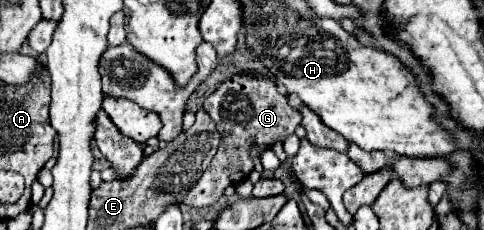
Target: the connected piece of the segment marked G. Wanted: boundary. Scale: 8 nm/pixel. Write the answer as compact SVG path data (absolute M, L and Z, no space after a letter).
M236 74L222 82L204 100L204 110L216 122L218 132L222 134L222 144L200 180L184 196L182 202L190 208L212 206L214 202L218 202L226 186L246 180L254 170L254 160L250 158L252 146L256 146L258 154L262 154L266 148L272 148L276 142L284 142L290 134L294 134L294 128L302 122L302 114L290 108L288 98L278 92L276 84L248 74Z

